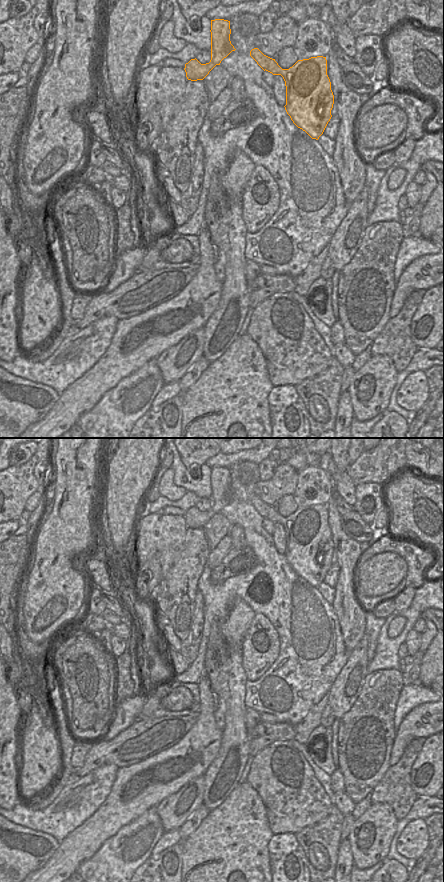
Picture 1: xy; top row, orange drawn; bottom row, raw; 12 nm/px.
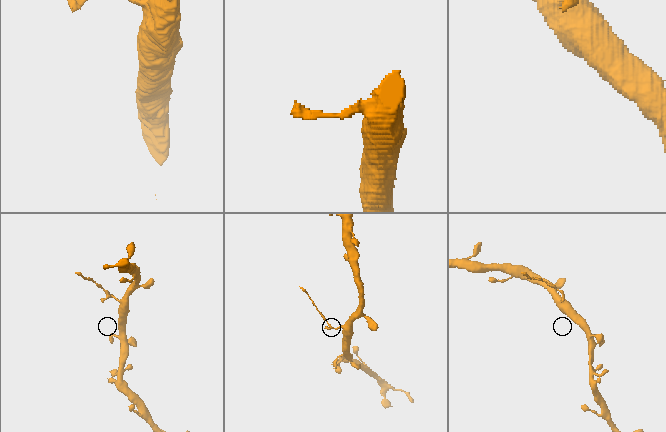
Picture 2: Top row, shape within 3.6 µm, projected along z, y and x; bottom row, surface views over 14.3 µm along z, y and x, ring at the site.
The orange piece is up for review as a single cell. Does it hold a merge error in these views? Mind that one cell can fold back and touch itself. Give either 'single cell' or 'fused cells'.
fused cells

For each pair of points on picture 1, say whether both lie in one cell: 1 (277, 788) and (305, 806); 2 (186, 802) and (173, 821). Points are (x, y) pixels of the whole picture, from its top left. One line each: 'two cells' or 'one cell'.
1: one cell
2: one cell

